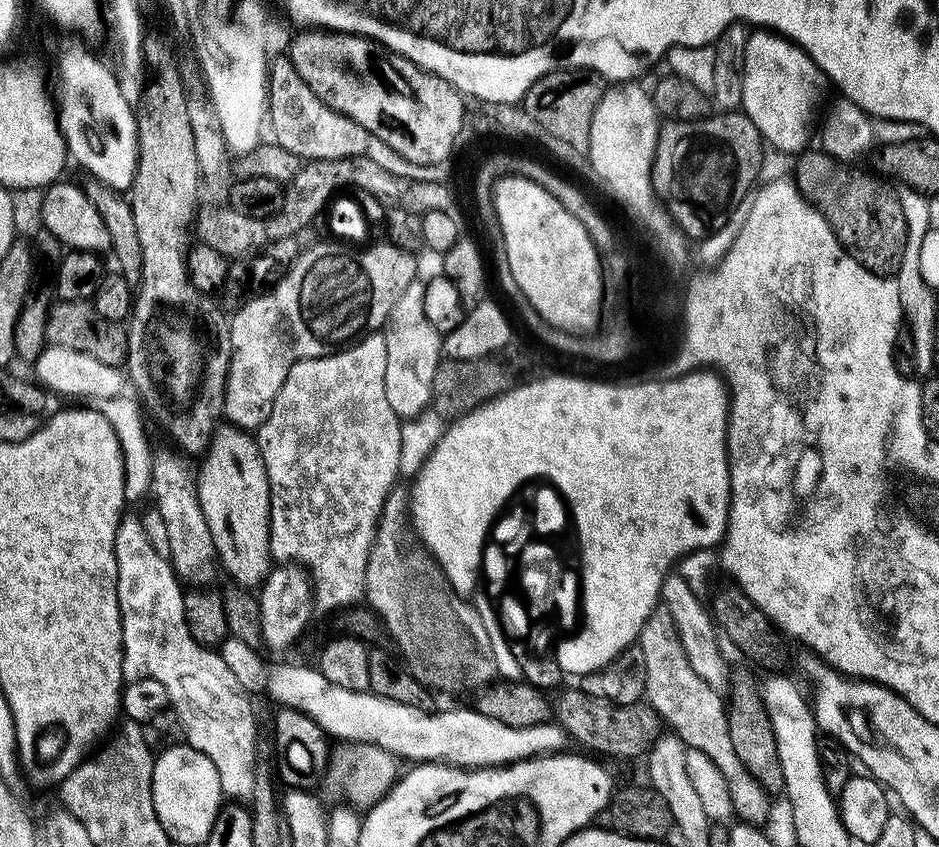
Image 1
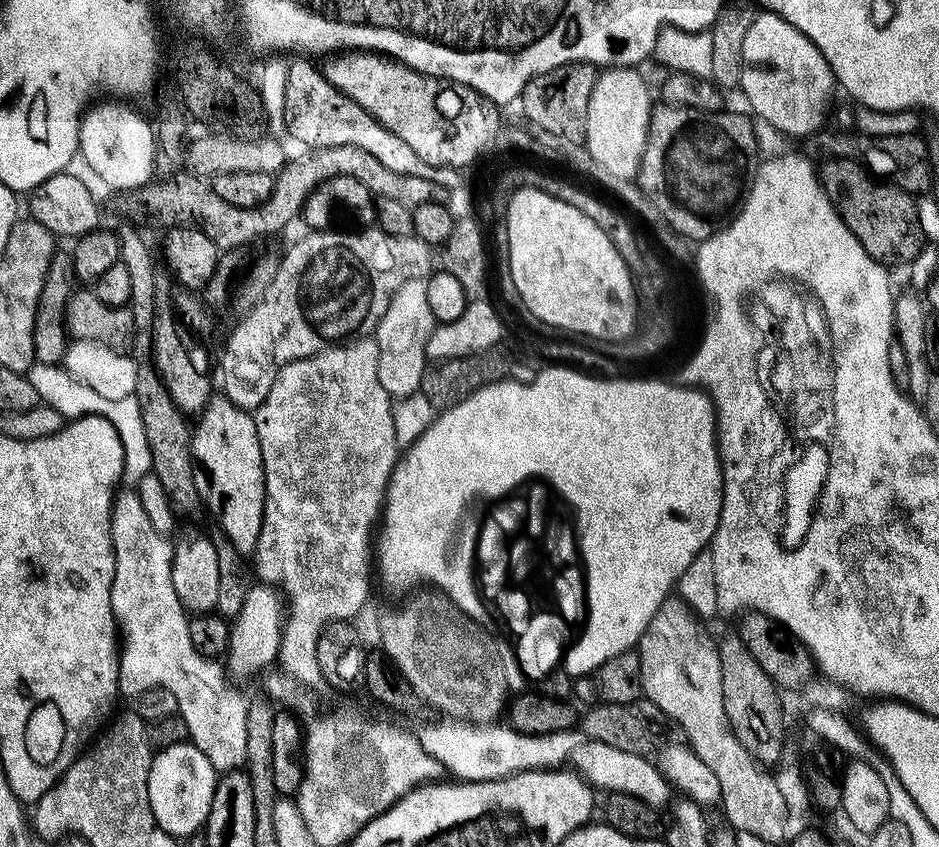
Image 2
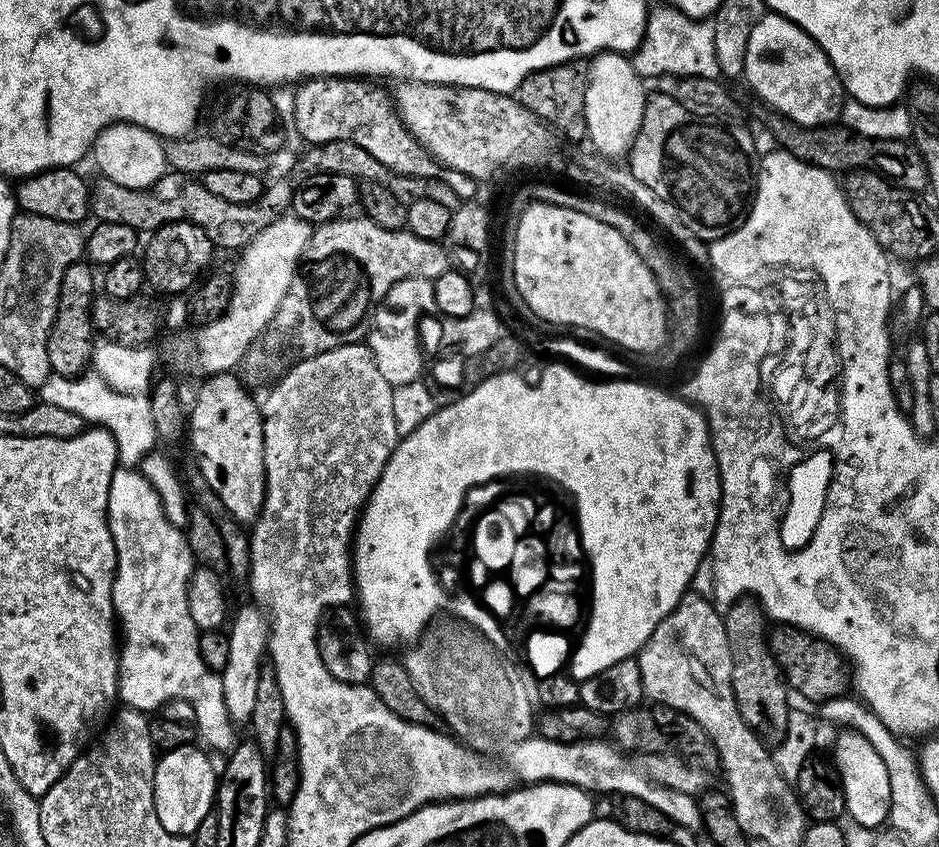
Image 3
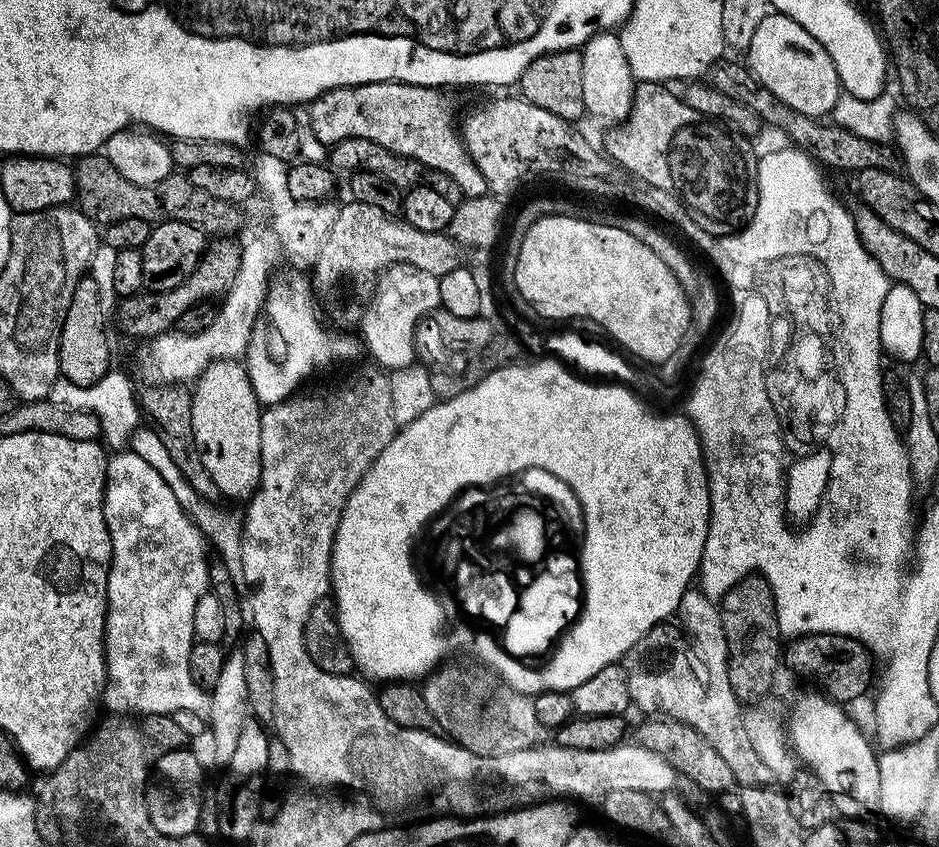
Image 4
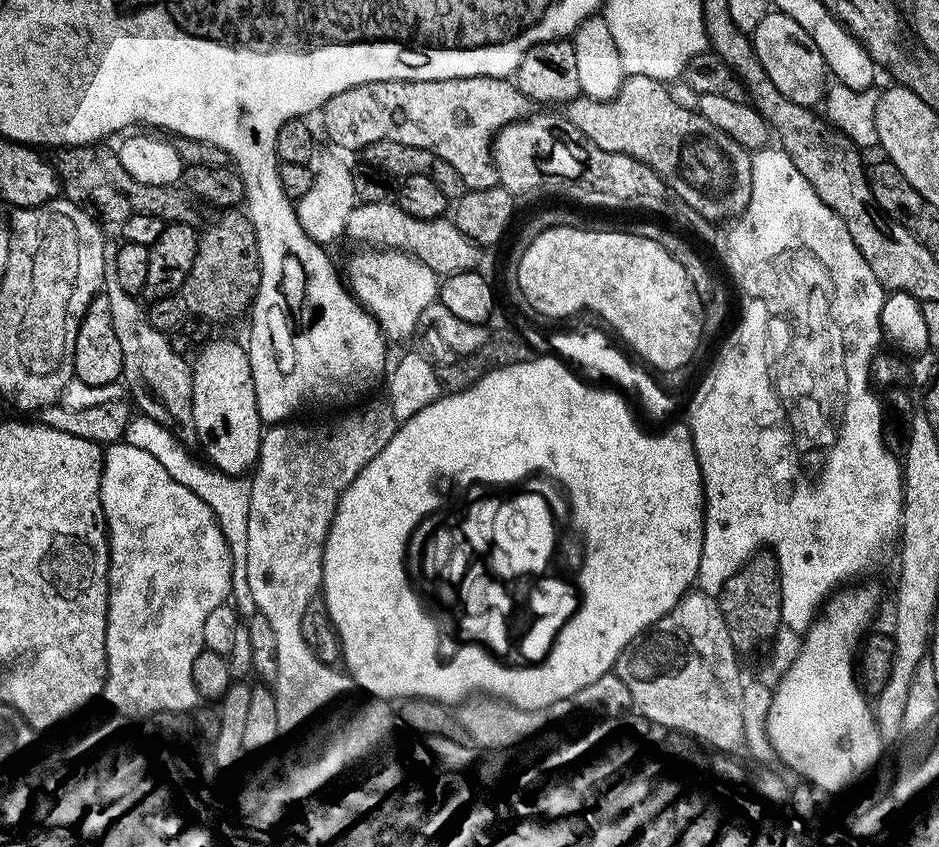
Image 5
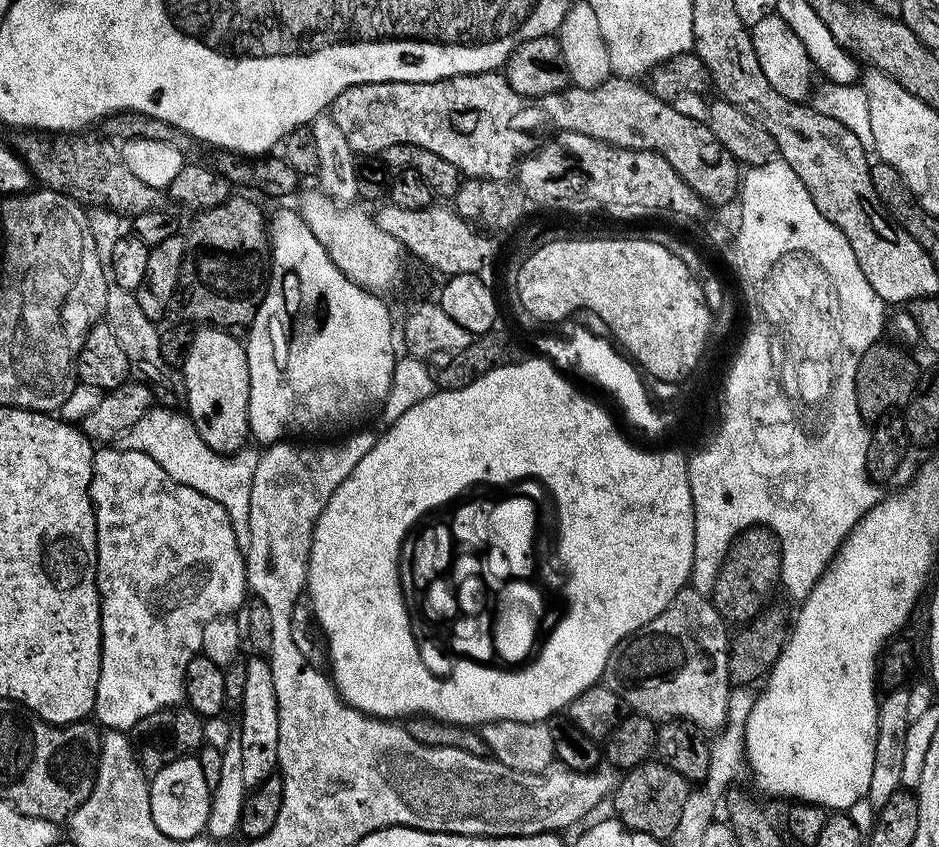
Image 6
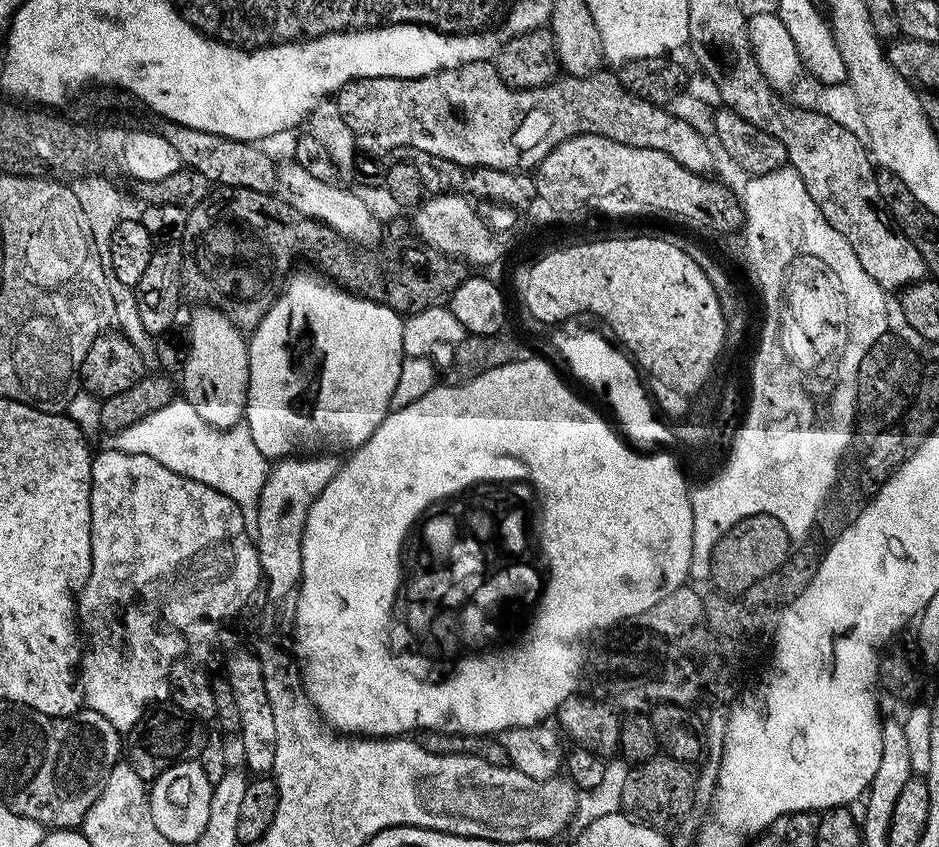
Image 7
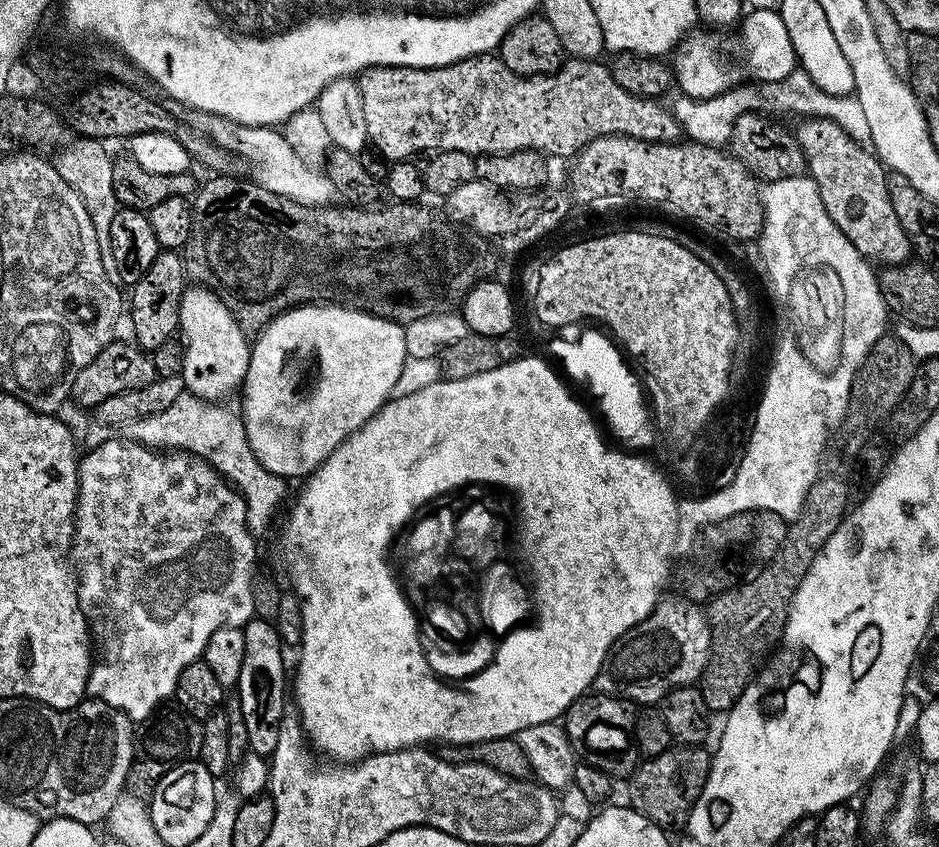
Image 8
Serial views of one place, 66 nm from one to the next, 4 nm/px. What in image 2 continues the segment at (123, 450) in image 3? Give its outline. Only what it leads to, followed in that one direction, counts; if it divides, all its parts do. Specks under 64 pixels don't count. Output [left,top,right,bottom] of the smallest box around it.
[26,363,152,486]

